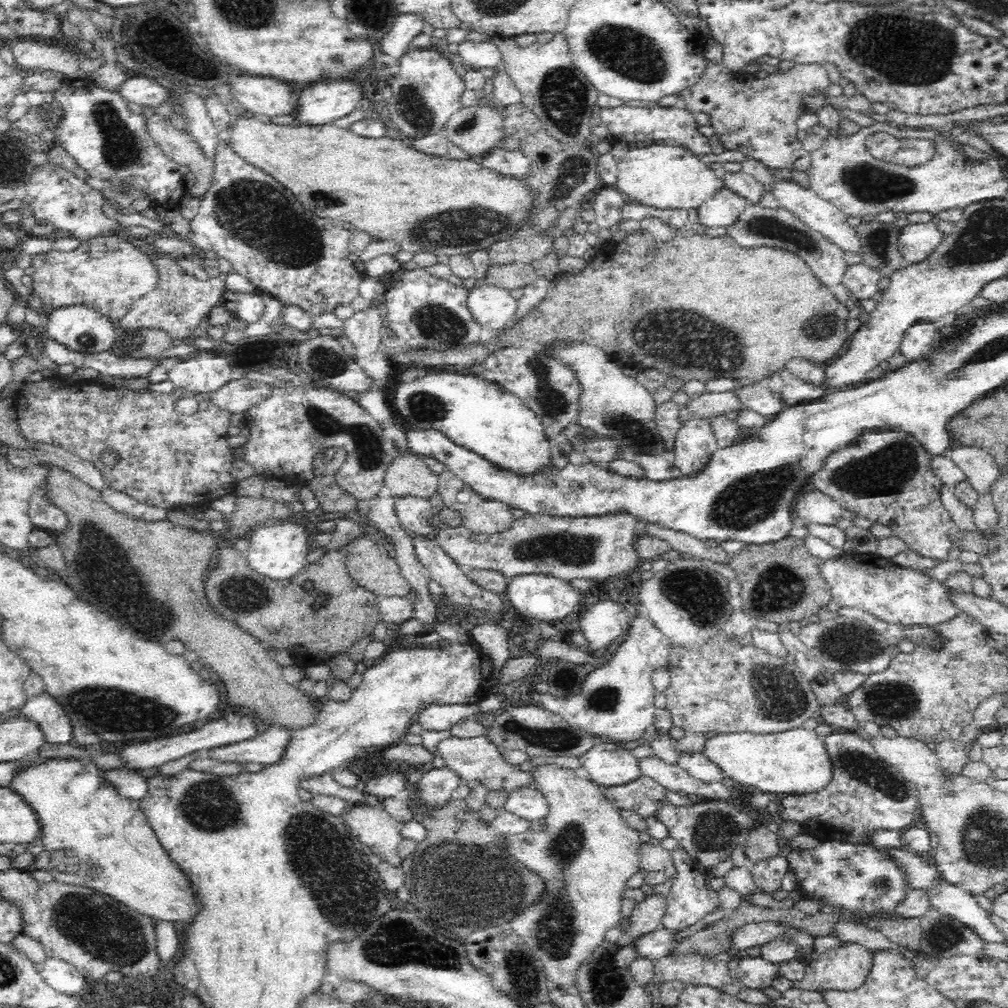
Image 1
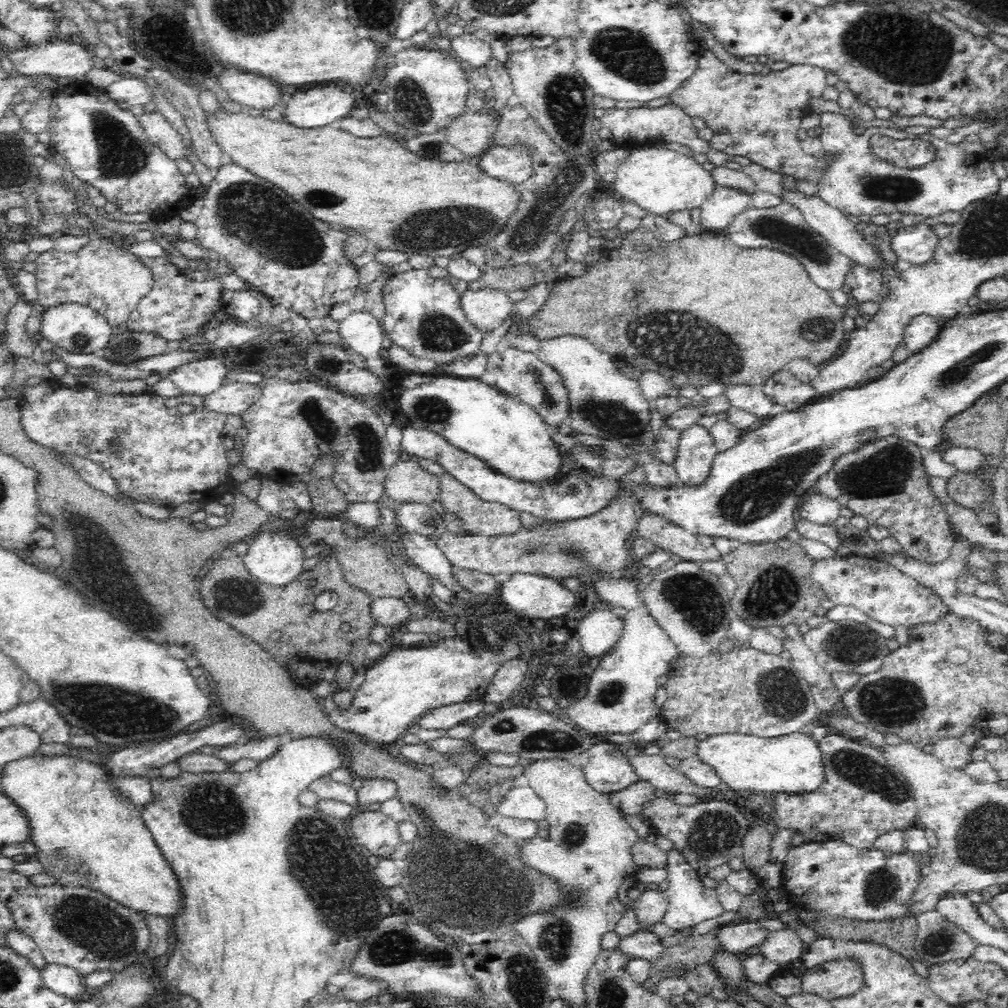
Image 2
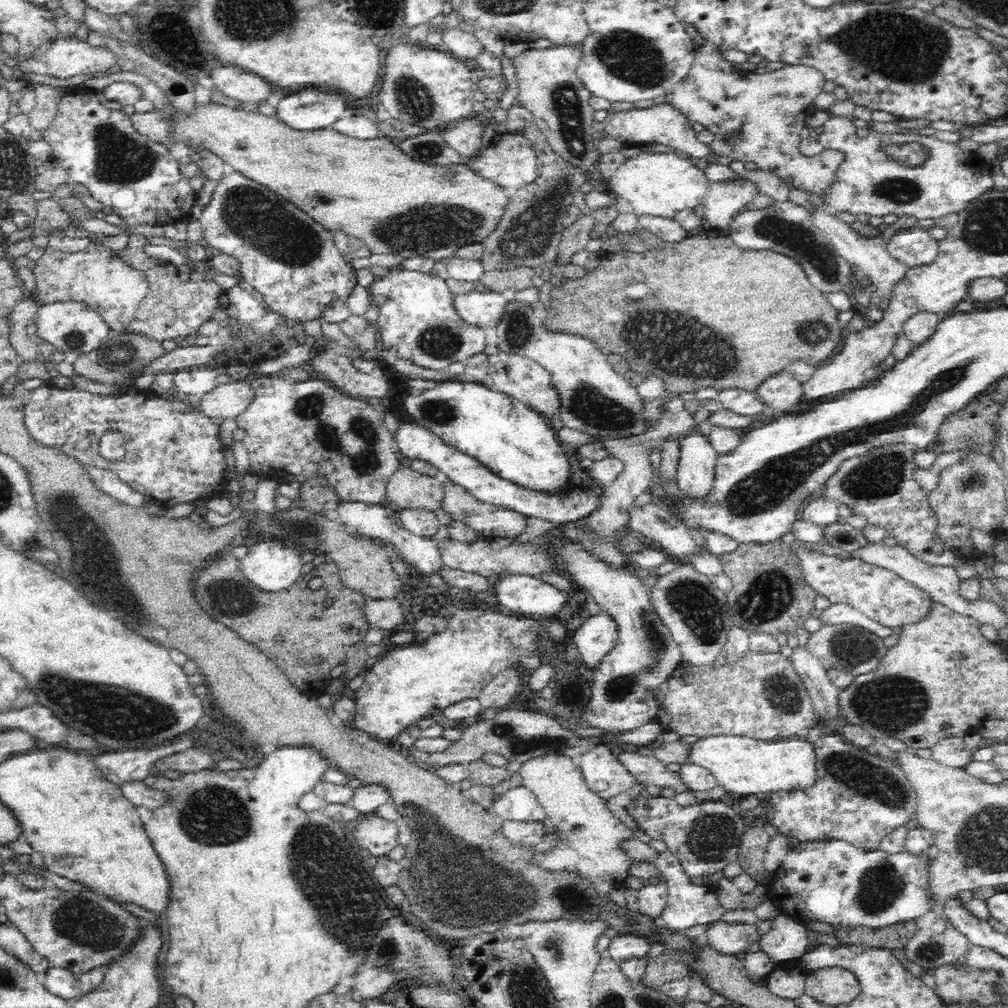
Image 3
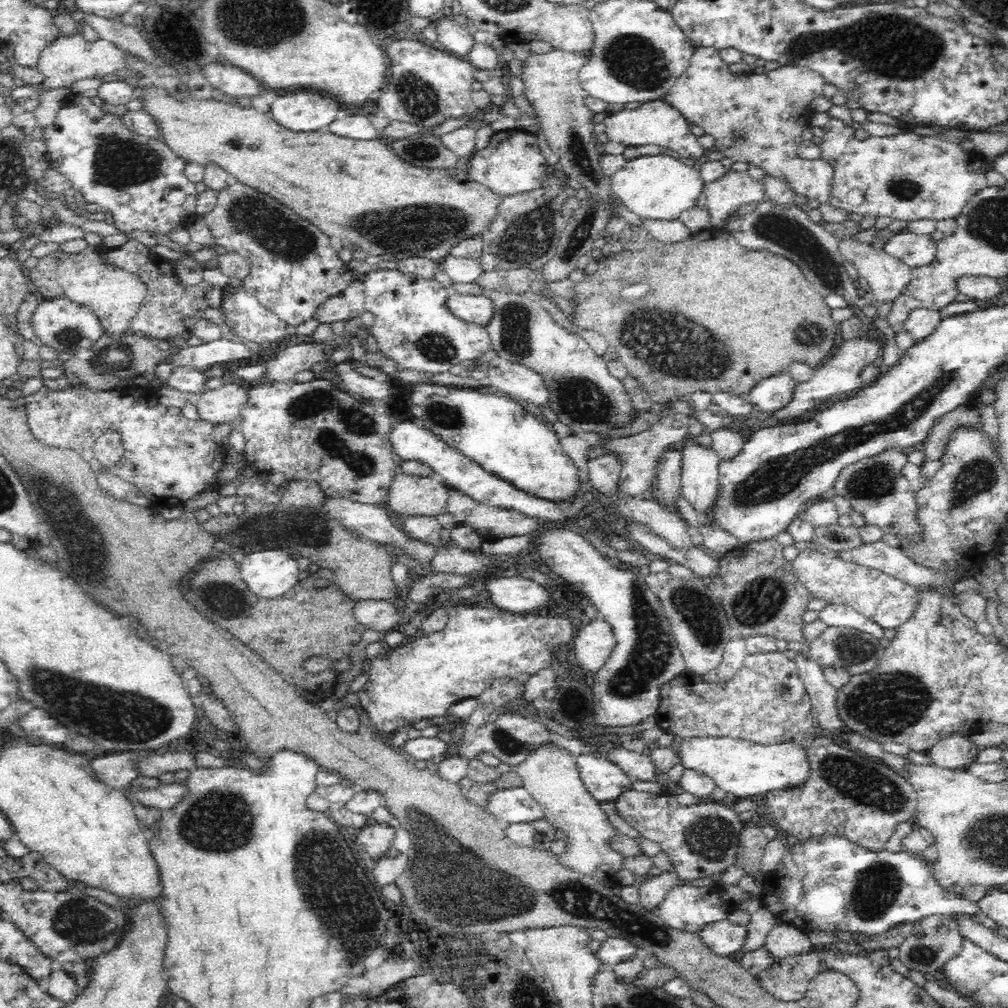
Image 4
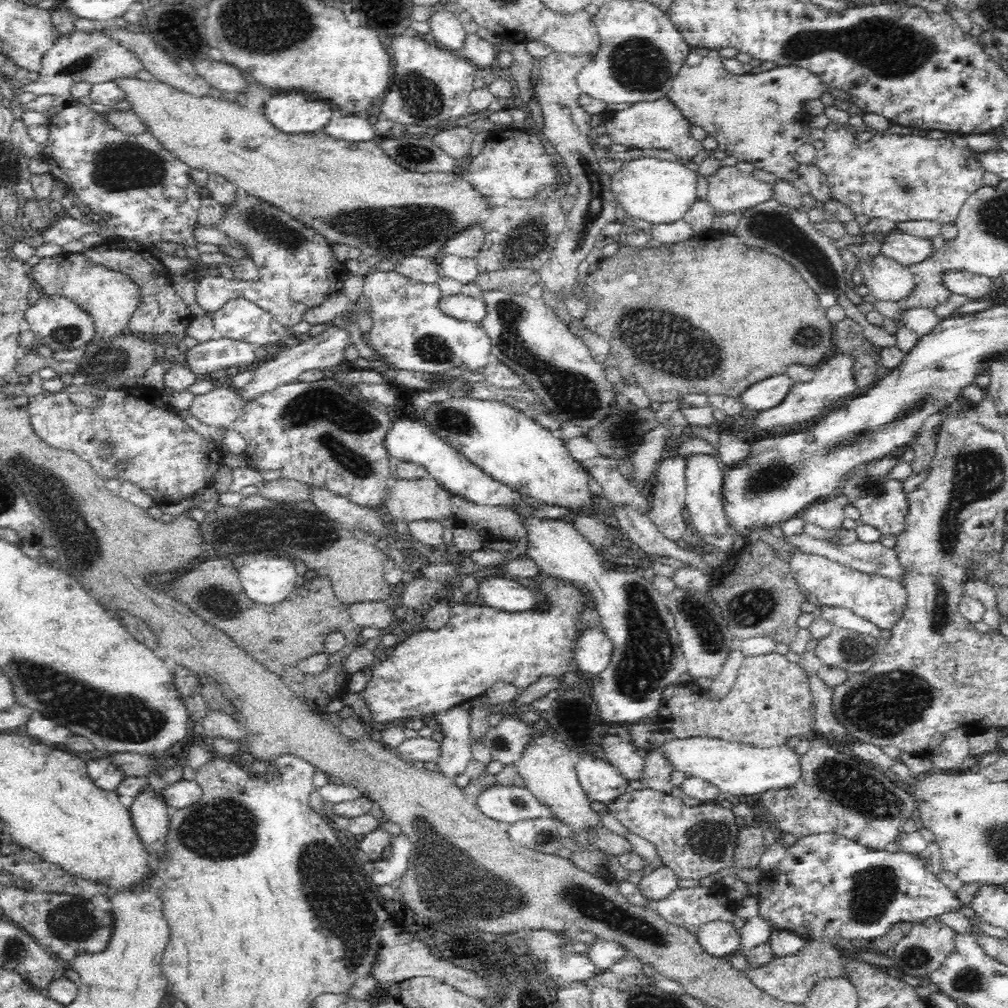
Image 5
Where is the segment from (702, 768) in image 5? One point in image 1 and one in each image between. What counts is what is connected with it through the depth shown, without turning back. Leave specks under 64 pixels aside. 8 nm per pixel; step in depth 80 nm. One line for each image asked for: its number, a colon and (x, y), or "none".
1: (795, 762)
2: (790, 763)
3: (744, 765)
4: (741, 767)

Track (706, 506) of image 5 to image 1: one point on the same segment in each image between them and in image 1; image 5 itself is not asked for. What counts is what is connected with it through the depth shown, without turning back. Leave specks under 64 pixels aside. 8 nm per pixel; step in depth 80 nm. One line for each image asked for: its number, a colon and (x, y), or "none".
1: (695, 442)
2: (696, 450)
3: (695, 473)
4: (699, 468)

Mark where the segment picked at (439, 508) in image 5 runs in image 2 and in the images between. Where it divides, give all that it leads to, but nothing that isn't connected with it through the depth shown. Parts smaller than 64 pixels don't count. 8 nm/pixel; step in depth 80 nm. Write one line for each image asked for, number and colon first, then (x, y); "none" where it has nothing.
2: (406, 481)
3: (406, 488)
4: (409, 494)

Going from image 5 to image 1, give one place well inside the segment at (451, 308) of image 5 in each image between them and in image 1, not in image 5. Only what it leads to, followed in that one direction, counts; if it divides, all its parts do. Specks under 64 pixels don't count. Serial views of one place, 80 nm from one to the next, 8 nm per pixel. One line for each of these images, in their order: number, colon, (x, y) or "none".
1: (494, 308)
2: (487, 309)
3: (481, 309)
4: (479, 310)

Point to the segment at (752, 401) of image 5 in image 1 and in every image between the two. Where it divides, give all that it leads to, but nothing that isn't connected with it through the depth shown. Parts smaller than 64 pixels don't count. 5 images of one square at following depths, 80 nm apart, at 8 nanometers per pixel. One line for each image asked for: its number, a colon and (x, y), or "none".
1: (794, 390)
2: (787, 390)
3: (781, 391)
4: (773, 393)

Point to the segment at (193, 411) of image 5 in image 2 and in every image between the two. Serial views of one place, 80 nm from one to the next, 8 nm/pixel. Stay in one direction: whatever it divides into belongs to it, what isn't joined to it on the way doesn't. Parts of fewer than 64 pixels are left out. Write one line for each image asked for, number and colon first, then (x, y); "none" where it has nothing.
2: (233, 397)
3: (228, 400)
4: (223, 404)

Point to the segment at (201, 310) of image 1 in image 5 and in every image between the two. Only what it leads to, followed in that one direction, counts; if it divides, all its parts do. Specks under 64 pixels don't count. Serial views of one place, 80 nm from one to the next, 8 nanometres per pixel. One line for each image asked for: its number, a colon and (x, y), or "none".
2: (178, 305)
3: (172, 308)
4: (170, 308)
5: (161, 311)

